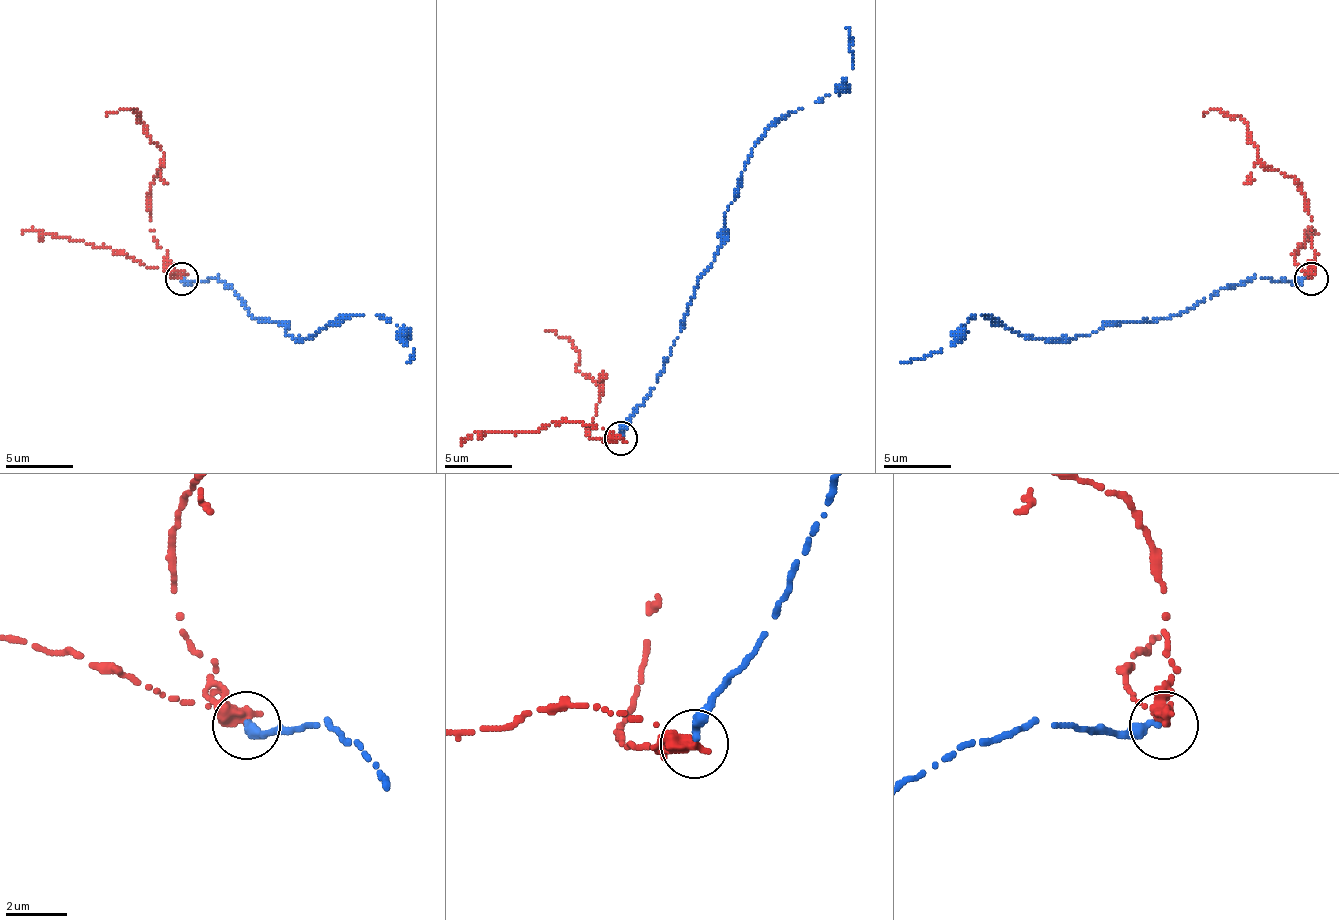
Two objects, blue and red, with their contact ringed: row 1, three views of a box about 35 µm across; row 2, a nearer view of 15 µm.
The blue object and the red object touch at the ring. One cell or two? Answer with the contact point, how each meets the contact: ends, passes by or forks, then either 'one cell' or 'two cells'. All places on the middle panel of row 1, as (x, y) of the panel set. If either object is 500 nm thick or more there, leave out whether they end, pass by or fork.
place (621, 438); blue ends; red passes by; two cells

